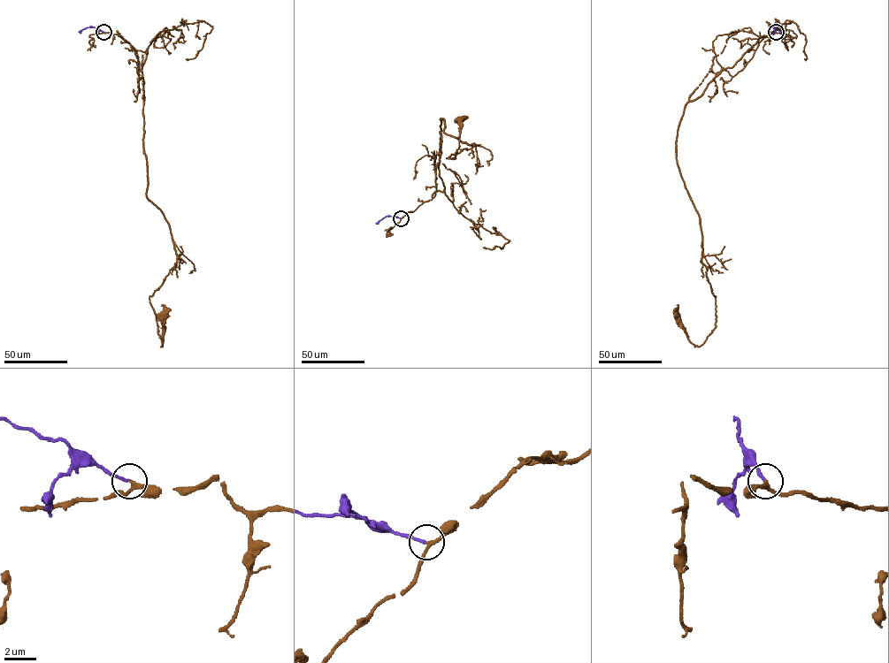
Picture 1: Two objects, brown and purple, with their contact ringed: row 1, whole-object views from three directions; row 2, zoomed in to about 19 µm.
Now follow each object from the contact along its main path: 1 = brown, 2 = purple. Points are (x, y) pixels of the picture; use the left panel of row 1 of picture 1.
1: (103, 32), (147, 50), (141, 69), (146, 196), (169, 224), (177, 258), (149, 296), (162, 346), (163, 315)
2: (103, 32), (89, 26), (81, 30), (80, 33)

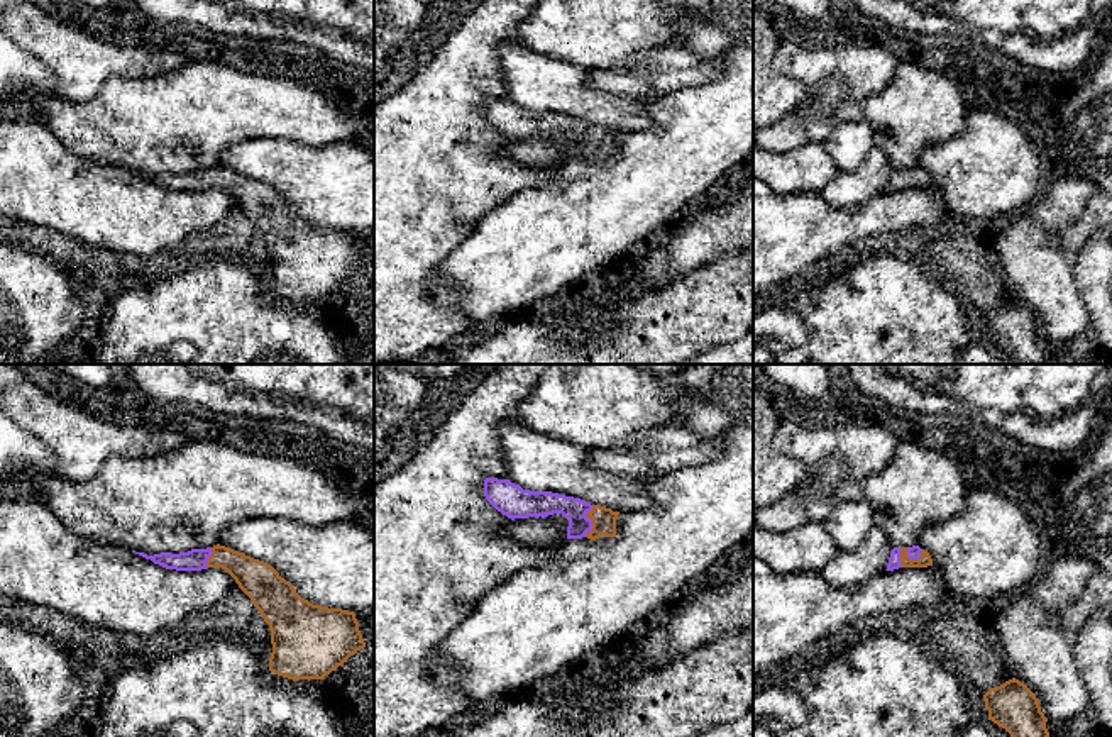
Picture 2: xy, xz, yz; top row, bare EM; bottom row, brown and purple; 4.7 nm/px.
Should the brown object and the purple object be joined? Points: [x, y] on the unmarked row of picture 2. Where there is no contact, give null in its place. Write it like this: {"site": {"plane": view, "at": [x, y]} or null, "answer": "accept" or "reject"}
{"site": {"plane": "xz", "at": [591, 139]}, "answer": "accept"}

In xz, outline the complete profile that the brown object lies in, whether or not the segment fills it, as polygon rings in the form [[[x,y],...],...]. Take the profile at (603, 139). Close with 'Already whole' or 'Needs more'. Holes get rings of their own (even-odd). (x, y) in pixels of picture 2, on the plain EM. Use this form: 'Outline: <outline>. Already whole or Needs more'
Outline: [[[486,98],[486,120],[508,139],[548,137],[562,134],[569,141],[567,159],[591,161],[601,156],[616,158],[616,139],[619,132],[601,125],[591,125],[581,119],[552,112],[530,112],[509,100]]]. Needs more

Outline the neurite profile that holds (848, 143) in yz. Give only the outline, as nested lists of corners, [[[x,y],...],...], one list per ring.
[[[865,119],[841,122],[823,144],[838,171],[853,173],[873,147],[873,129]]]

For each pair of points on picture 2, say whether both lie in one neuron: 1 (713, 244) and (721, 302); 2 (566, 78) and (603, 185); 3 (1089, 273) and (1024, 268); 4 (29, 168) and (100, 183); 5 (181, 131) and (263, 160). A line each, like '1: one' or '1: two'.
1: two
2: two
3: two
4: one
5: two

